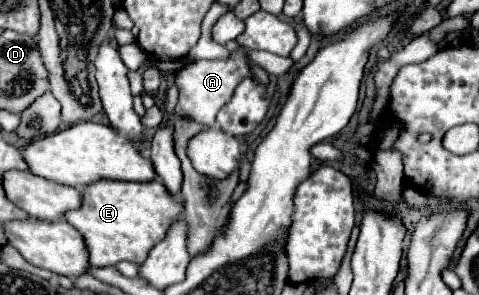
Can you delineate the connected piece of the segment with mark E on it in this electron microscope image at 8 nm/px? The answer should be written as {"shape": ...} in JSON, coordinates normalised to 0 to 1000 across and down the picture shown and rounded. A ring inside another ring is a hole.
{"shape":[[[203,610],[177,631],[169,705],[140,719],[132,739],[177,807],[190,902],[240,902],[253,881],[294,895],[311,847],[344,807],[353,759],[378,732],[378,705],[374,671],[353,664],[332,610]]]}

